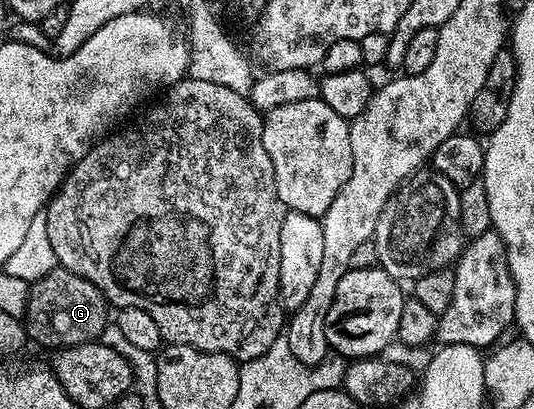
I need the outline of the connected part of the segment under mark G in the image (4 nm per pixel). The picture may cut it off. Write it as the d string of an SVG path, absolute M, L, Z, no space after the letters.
M59 265L30 286L23 316L24 328L33 343L52 349L90 344L102 336L109 324L107 309L109 303L95 284Z

